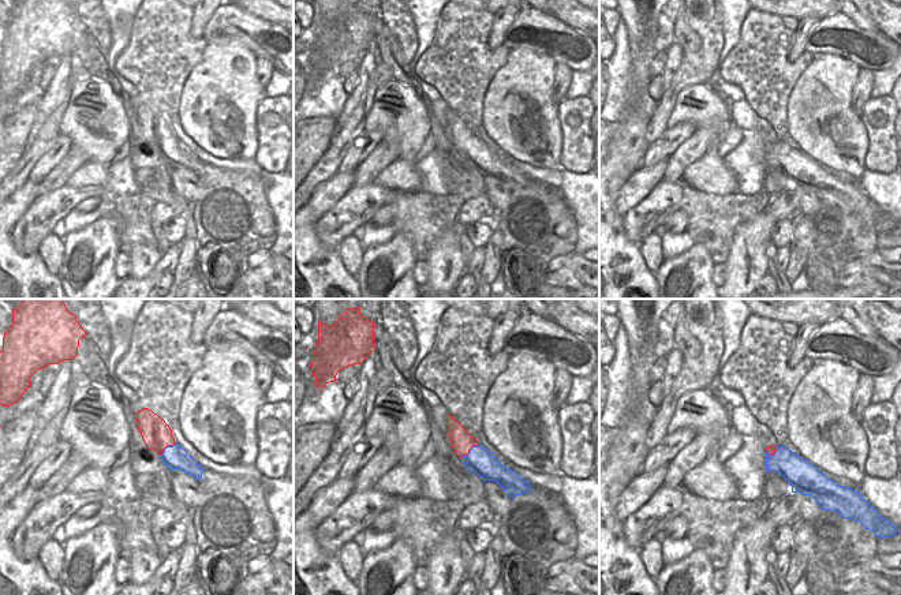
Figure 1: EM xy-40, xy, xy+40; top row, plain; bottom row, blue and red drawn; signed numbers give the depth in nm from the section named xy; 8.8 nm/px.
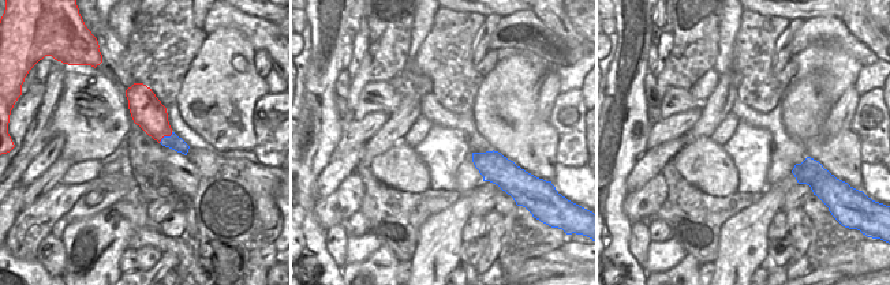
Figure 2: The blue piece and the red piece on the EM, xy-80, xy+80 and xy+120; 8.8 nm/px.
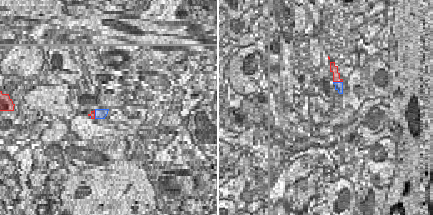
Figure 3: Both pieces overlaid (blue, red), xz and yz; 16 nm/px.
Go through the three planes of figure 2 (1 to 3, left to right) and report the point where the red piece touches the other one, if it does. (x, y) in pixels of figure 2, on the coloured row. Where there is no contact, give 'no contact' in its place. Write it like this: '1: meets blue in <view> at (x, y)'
1: meets blue in xy-80 at (165, 137)
2: no contact
3: no contact

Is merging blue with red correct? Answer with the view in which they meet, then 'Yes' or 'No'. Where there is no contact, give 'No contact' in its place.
Touches blue in xy. Yes.

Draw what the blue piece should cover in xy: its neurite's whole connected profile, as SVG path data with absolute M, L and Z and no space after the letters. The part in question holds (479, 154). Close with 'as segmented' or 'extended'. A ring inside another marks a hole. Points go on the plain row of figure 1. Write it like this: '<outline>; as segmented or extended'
M449 106L446 130L466 162L475 166L483 176L496 176L511 192L531 184L528 175L521 173L519 168L504 161L498 153L481 139Z; extended

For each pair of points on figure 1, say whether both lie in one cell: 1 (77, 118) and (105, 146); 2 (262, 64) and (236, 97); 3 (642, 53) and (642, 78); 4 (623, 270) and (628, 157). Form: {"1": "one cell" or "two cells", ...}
{"1": "one cell", "2": "two cells", "3": "one cell", "4": "one cell"}

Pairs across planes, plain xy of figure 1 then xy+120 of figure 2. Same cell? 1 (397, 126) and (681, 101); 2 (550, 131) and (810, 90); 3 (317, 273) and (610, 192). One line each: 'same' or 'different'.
1: same
2: same
3: same

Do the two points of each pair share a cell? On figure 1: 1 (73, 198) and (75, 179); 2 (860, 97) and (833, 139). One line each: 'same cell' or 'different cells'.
1: different cells
2: different cells

